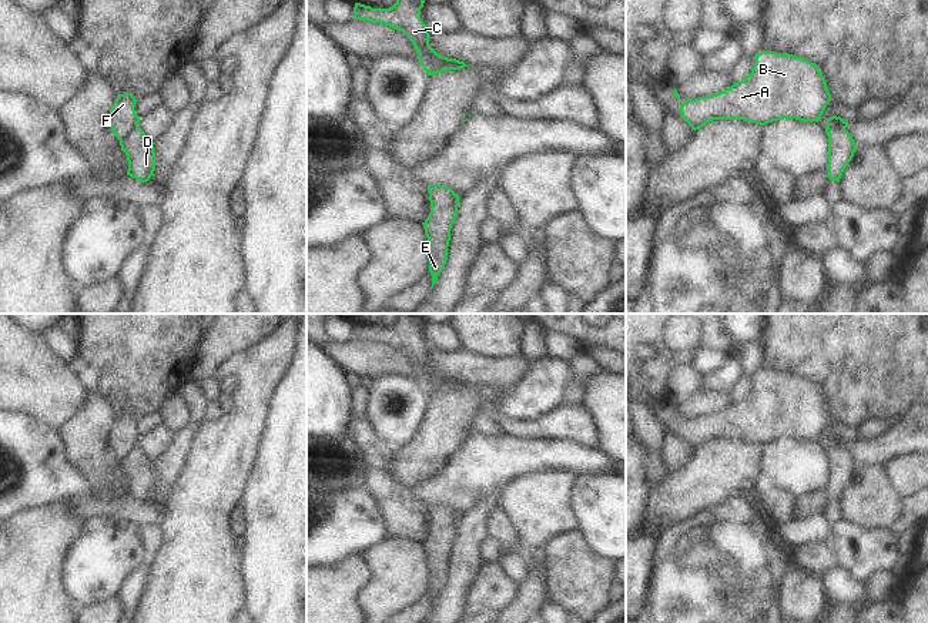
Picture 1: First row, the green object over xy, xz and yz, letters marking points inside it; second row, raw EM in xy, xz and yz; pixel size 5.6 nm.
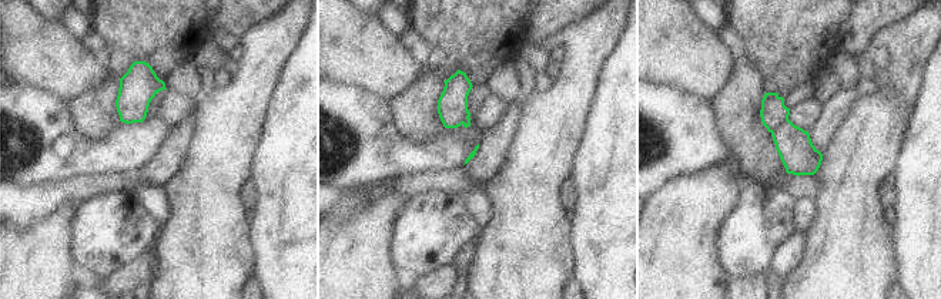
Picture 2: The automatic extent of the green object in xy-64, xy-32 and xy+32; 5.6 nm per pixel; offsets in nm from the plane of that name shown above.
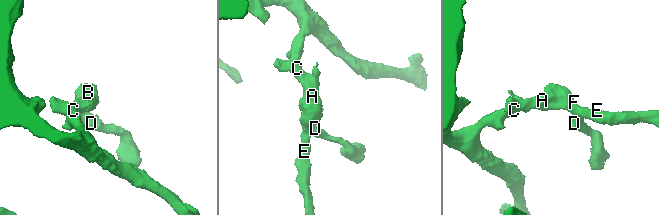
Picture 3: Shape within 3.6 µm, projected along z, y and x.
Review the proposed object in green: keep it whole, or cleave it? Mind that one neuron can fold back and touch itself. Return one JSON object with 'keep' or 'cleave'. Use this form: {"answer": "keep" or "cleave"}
{"answer": "cleave"}

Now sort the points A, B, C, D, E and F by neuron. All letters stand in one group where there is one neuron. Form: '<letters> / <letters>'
A B C E F / D

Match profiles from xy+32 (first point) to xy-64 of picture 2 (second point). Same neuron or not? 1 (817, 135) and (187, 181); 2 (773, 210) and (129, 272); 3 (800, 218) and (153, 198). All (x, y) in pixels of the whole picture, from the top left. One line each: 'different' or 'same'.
1: different
2: different
3: same

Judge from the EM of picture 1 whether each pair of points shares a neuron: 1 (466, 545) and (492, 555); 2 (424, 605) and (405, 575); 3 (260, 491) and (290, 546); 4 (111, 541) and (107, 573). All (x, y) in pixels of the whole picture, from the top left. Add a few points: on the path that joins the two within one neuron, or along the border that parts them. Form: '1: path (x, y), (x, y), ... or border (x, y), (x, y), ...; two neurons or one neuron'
1: border (486, 536), (482, 542), (483, 562); two neurons
2: border (428, 586), (418, 600), (405, 608); two neurons
3: path (274, 505), (290, 521), (290, 532); one neuron
4: path (110, 549), (107, 552), (107, 565); one neuron

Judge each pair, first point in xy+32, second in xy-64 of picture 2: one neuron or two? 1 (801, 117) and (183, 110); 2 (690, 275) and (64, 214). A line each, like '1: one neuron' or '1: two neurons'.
1: one neuron
2: one neuron

